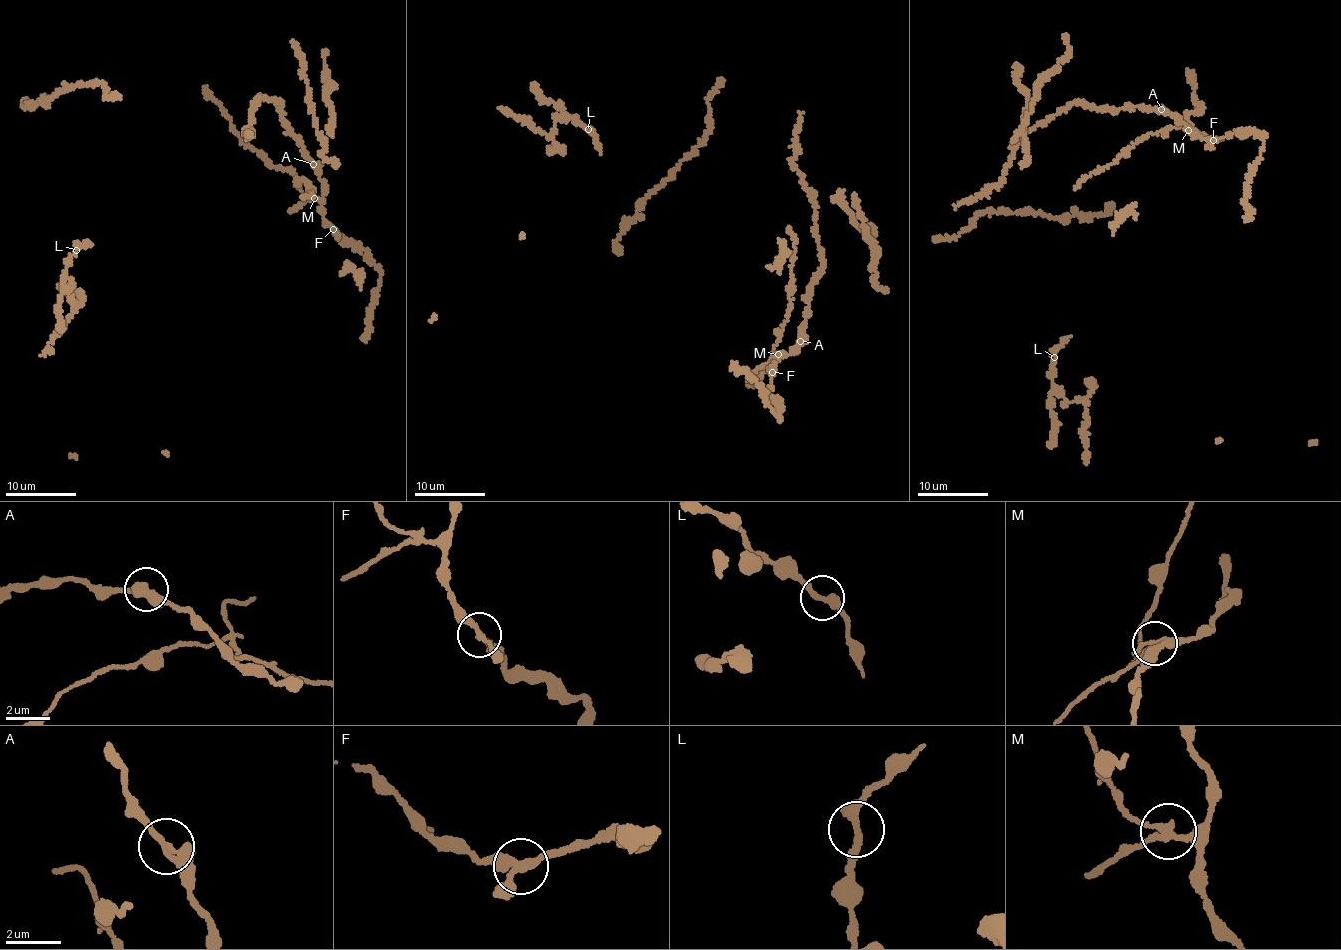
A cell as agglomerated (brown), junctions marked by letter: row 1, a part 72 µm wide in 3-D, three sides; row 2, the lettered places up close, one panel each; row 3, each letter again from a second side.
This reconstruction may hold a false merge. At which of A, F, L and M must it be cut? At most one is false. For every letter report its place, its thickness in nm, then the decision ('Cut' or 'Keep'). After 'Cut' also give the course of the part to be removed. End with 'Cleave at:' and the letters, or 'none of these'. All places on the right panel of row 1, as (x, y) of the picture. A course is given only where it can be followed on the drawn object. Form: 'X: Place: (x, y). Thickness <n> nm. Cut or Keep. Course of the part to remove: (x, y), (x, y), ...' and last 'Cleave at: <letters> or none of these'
A: Place: (1161, 109). Thickness 200 nm. Keep
F: Place: (1213, 140). Thickness 240 nm. Keep
L: Place: (1054, 357). Thickness 240 nm. Keep
M: Place: (1188, 130). Thickness 200 nm. Cut. Course of the part to remove: (1188, 131), (1187, 114), (1197, 114), (1202, 106), (1196, 105), (1194, 85), (1187, 71)
Cleave at: M

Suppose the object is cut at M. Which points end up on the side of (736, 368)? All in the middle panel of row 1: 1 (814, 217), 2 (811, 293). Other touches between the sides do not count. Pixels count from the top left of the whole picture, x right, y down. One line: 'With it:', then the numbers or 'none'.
With it: 1, 2

